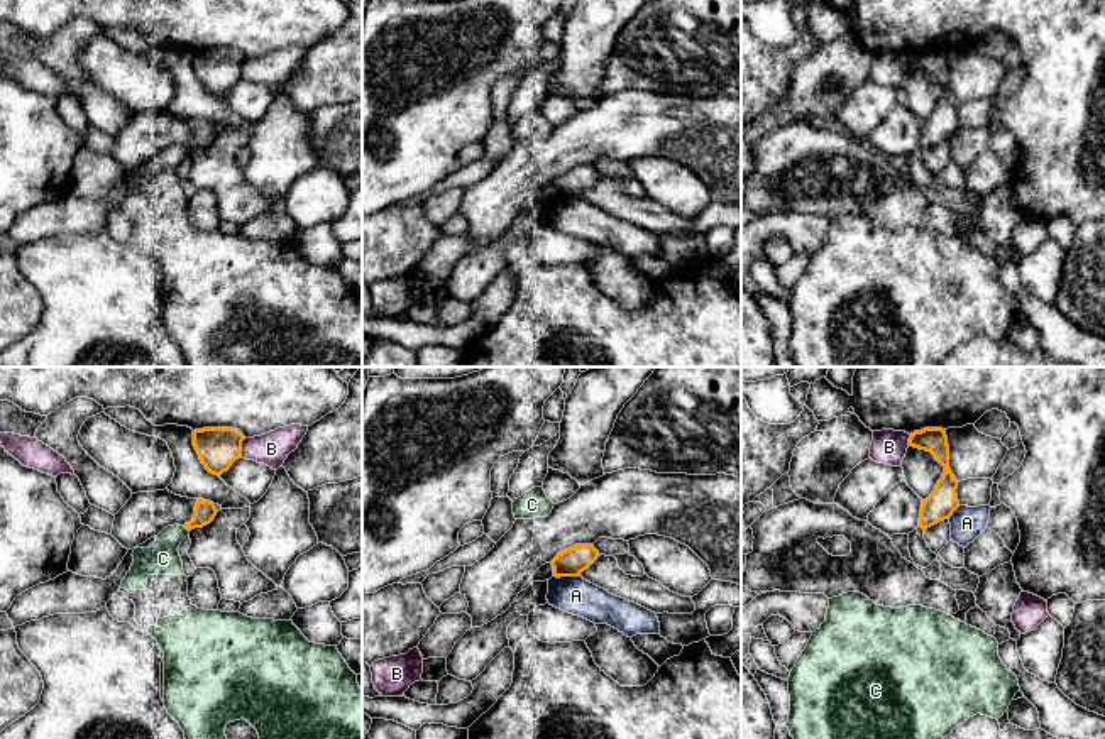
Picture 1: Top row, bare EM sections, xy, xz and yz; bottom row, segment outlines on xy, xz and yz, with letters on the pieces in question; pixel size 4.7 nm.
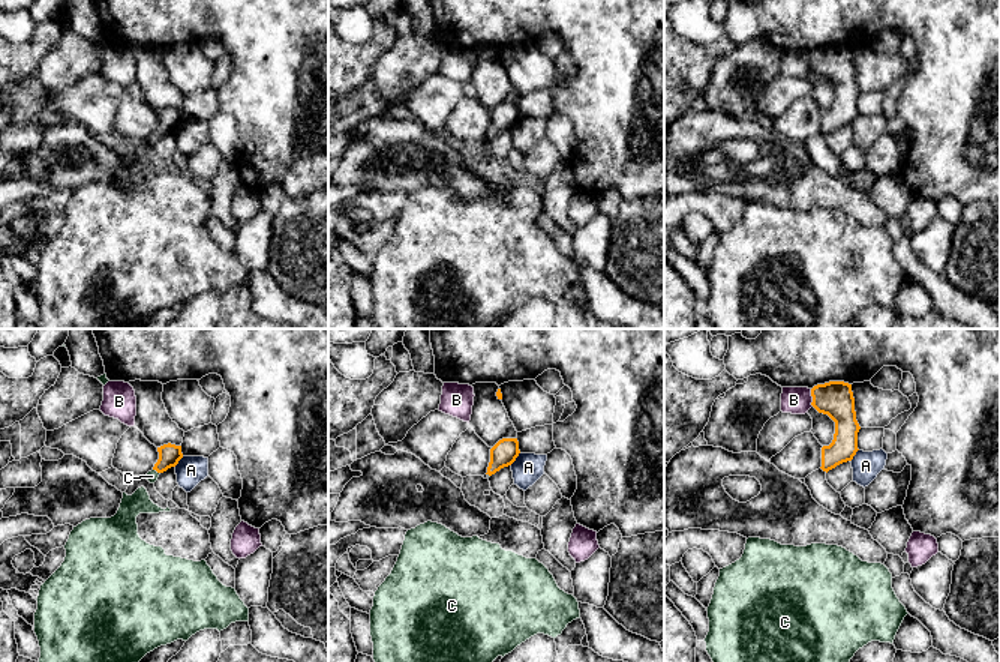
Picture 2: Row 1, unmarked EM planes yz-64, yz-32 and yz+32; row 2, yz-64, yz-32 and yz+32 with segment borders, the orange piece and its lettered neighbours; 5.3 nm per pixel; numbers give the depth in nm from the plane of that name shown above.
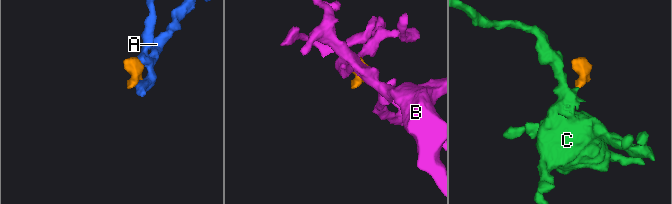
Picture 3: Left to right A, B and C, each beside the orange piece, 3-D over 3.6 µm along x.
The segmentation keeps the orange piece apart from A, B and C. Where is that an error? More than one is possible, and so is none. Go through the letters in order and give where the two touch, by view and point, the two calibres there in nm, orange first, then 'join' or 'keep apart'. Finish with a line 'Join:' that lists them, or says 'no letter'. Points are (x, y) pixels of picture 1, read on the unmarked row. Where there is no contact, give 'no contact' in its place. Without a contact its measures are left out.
A: meets orange in xz at (567, 197); 140 nm thick on the orange side, 180 nm on the other; keep apart
B: meets orange in xy at (241, 70); 190 nm thick on the orange side, 160 nm on the other; keep apart
C: meets orange in xy at (186, 149); 110 nm thick on the orange side, 160 nm on the other; join
Join: C

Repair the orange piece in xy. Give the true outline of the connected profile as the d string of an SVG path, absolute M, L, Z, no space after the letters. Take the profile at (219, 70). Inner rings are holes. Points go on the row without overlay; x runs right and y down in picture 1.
M203 49L193 52L193 68L205 90L213 96L222 96L232 85L242 79L242 63L245 57L234 49Z

